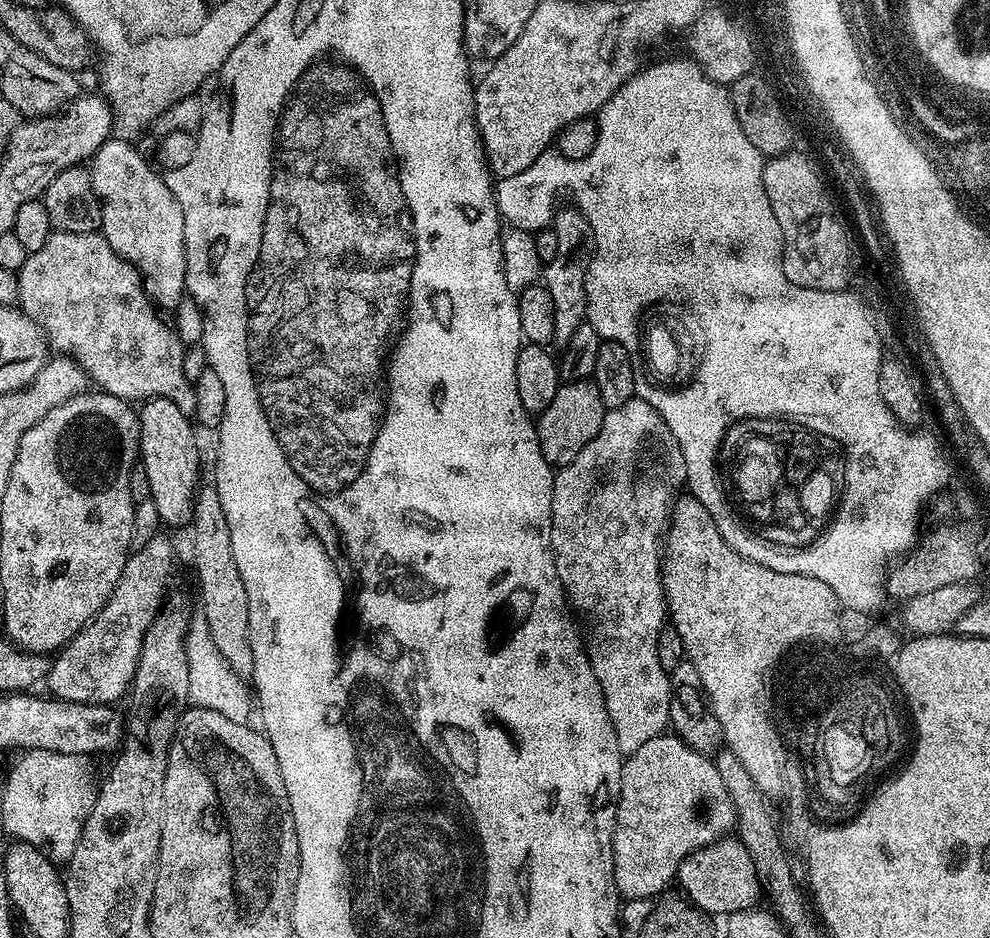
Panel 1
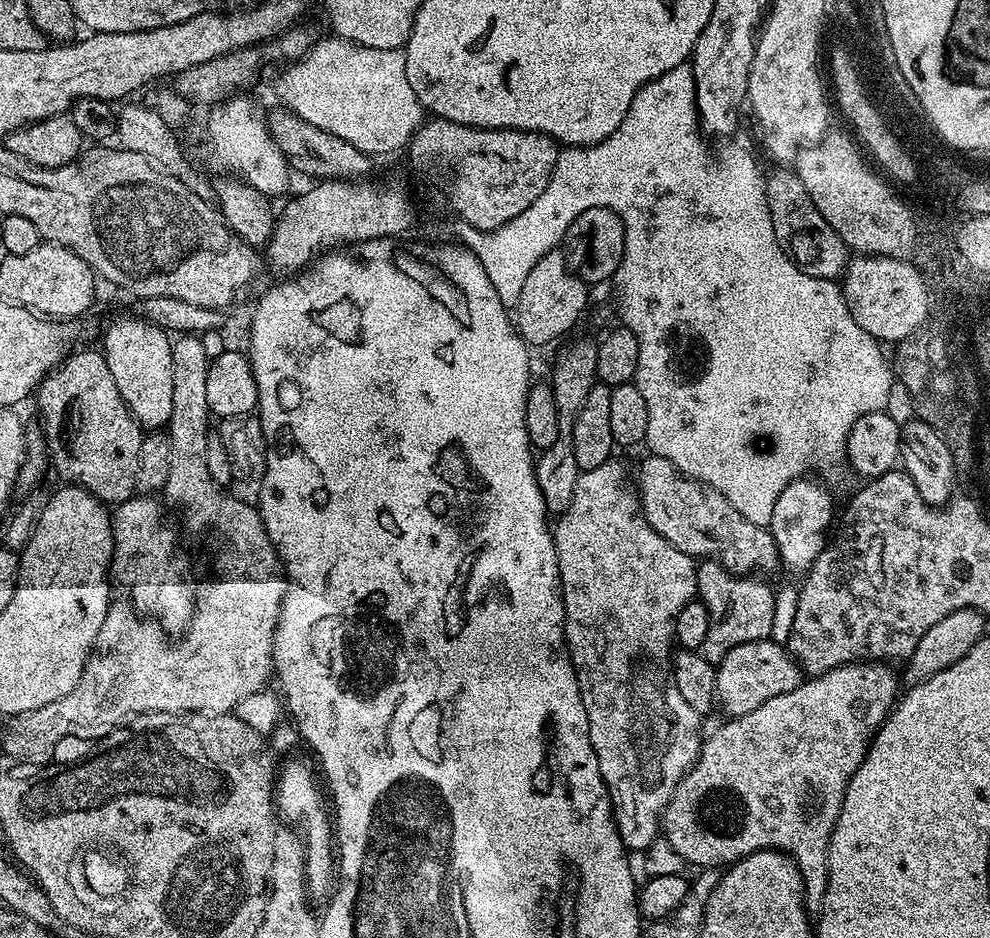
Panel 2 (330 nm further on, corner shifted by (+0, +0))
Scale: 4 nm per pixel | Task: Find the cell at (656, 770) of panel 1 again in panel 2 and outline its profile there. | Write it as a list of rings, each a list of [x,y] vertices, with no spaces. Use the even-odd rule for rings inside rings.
[[[862,660],[854,664],[843,664],[834,670],[826,670],[820,676],[813,676],[805,679],[794,690],[786,694],[778,694],[778,698],[770,698],[770,702],[762,702],[758,710],[750,714],[742,714],[735,718],[725,719],[725,724],[713,734],[705,739],[700,745],[700,756],[692,763],[688,773],[678,782],[678,786],[672,791],[672,797],[662,813],[662,836],[670,847],[681,856],[684,862],[689,865],[700,864],[701,869],[713,866],[731,865],[743,856],[749,856],[752,852],[767,852],[775,850],[784,852],[791,856],[792,860],[800,868],[800,876],[804,880],[804,903],[807,911],[812,914],[819,913],[824,907],[824,895],[828,885],[828,847],[830,838],[834,834],[834,826],[838,822],[838,814],[842,810],[842,802],[846,794],[846,786],[850,778],[858,770],[858,766],[863,762],[864,755],[868,753],[868,745],[876,729],[888,719],[889,712],[892,711],[894,703],[898,698],[896,692],[896,676],[891,672],[889,665],[884,662],[873,662]]]

